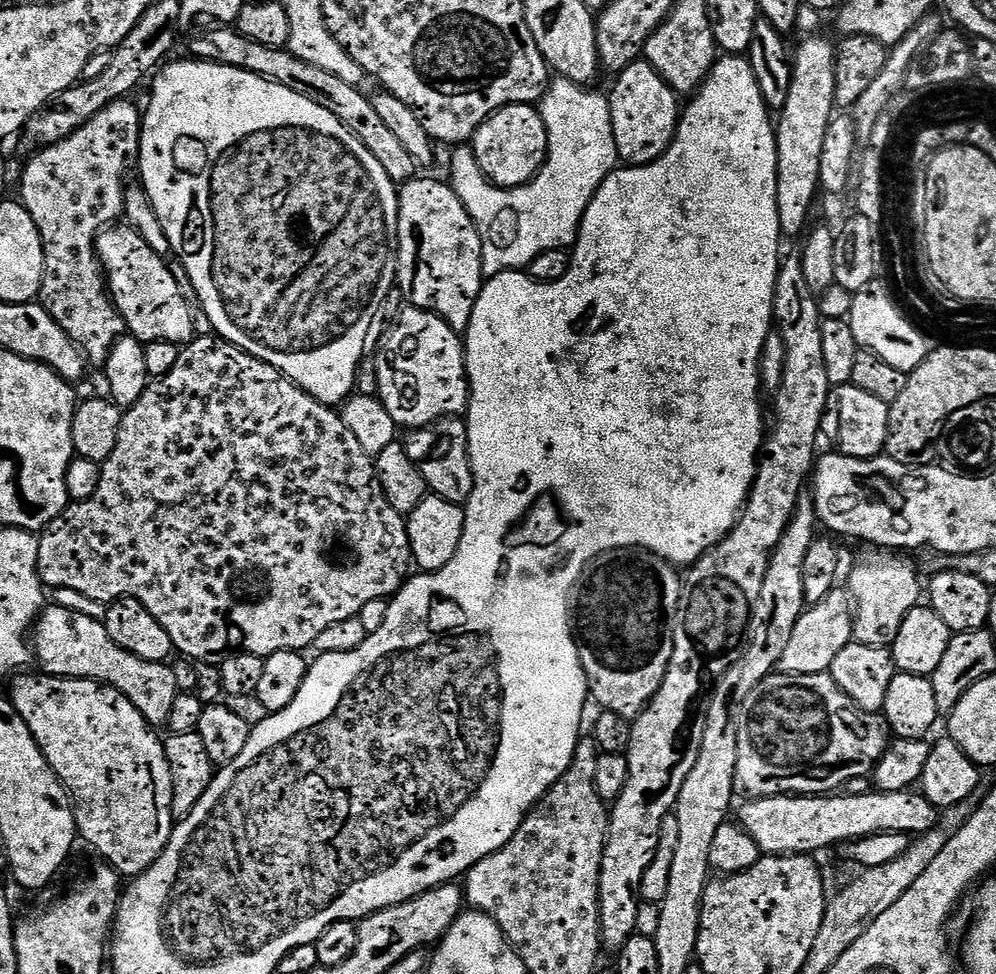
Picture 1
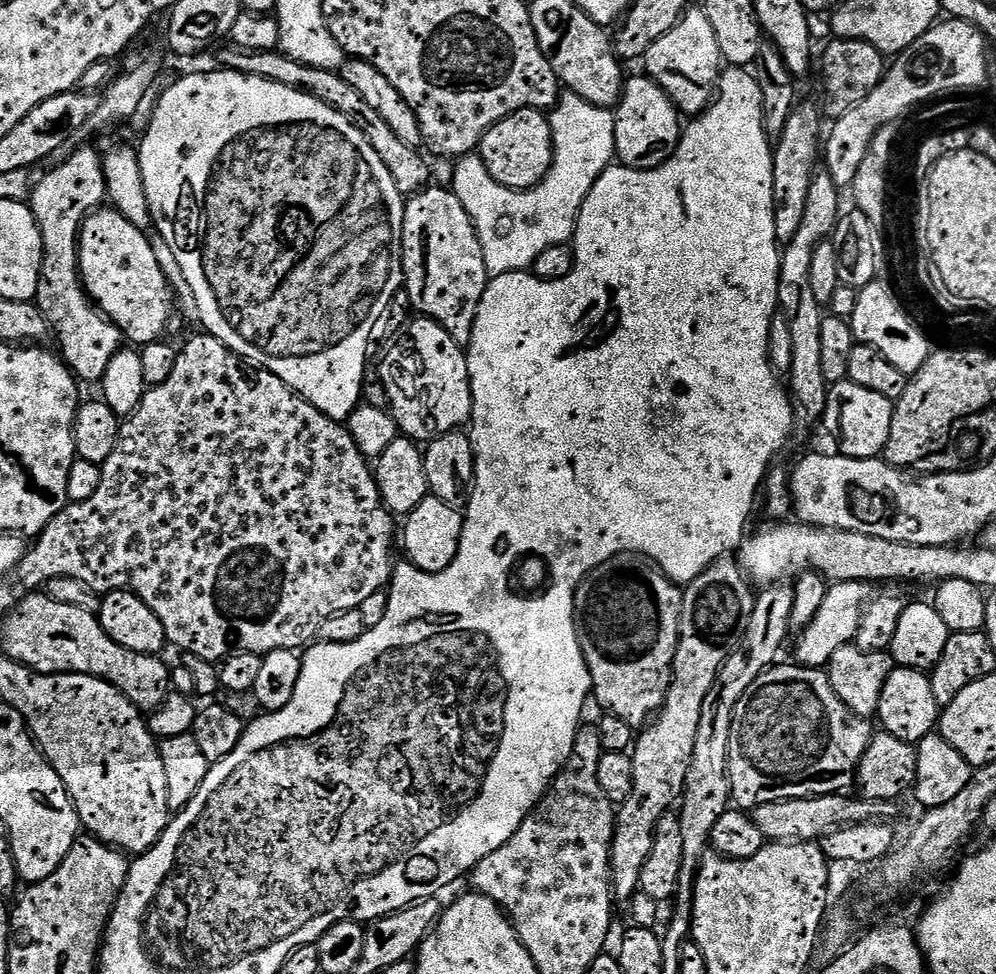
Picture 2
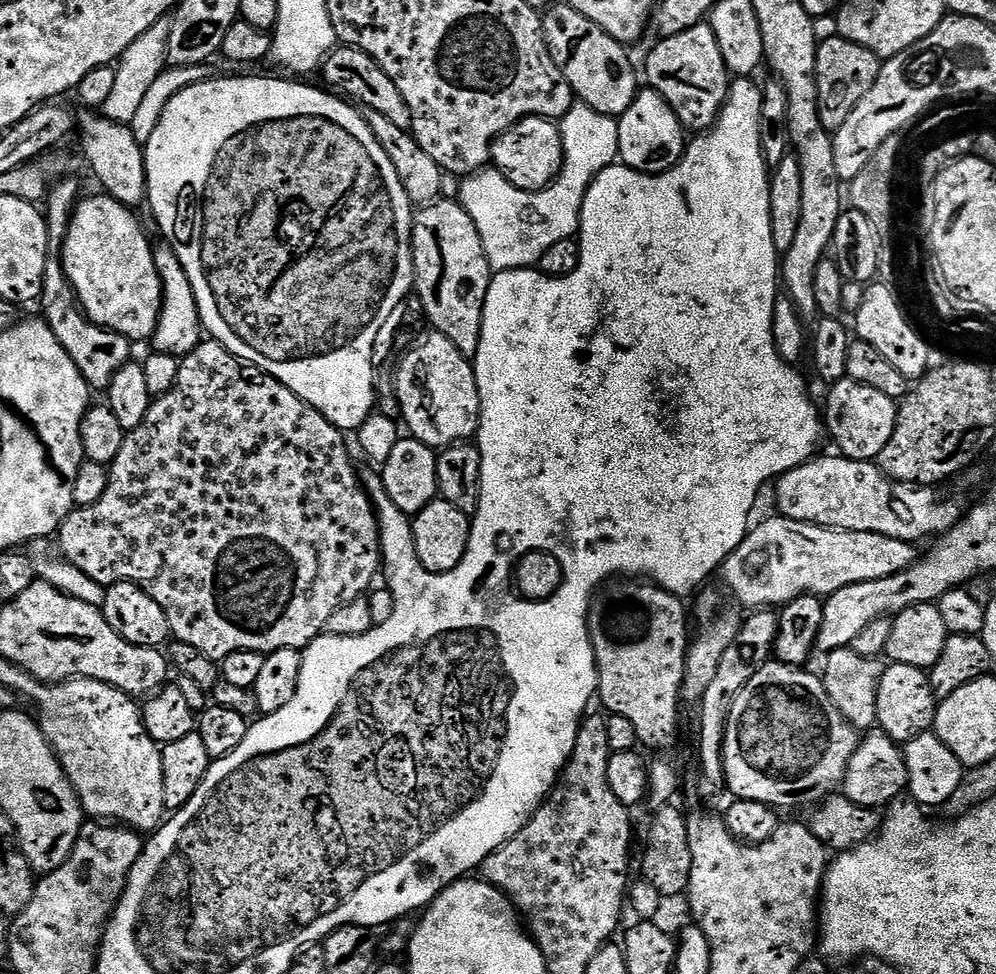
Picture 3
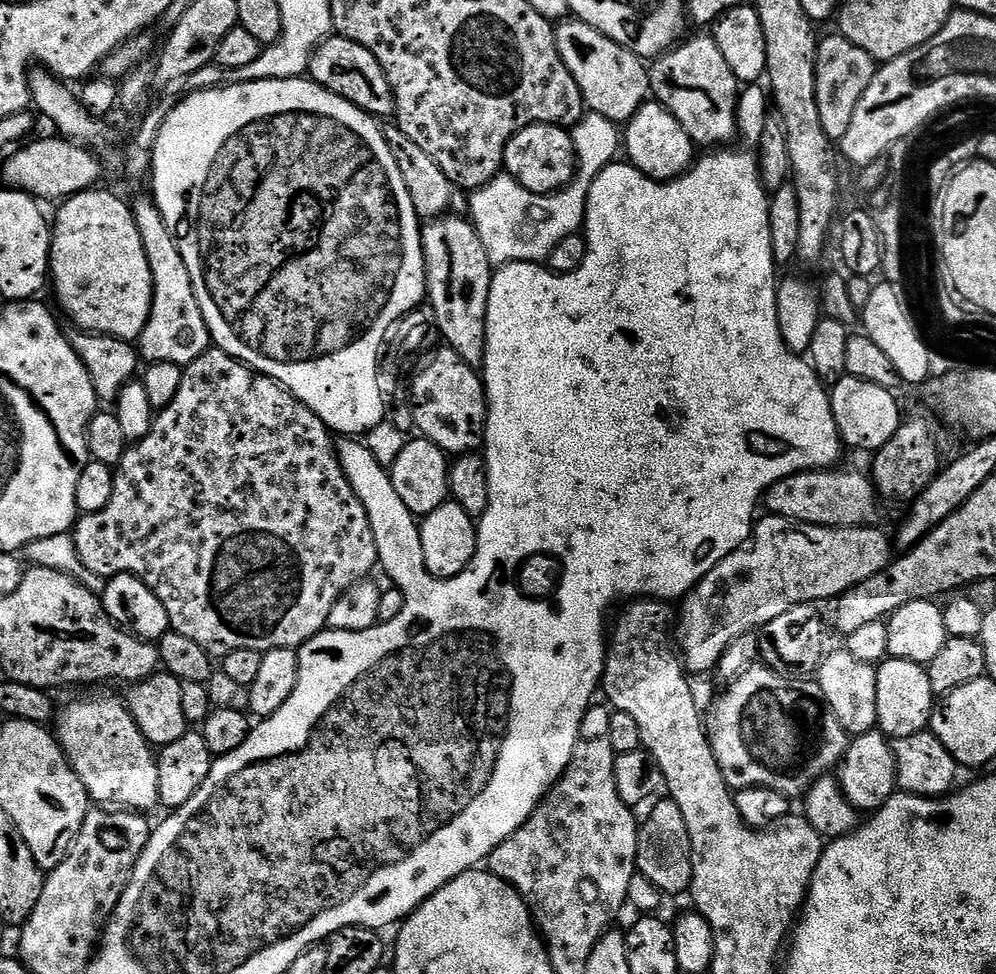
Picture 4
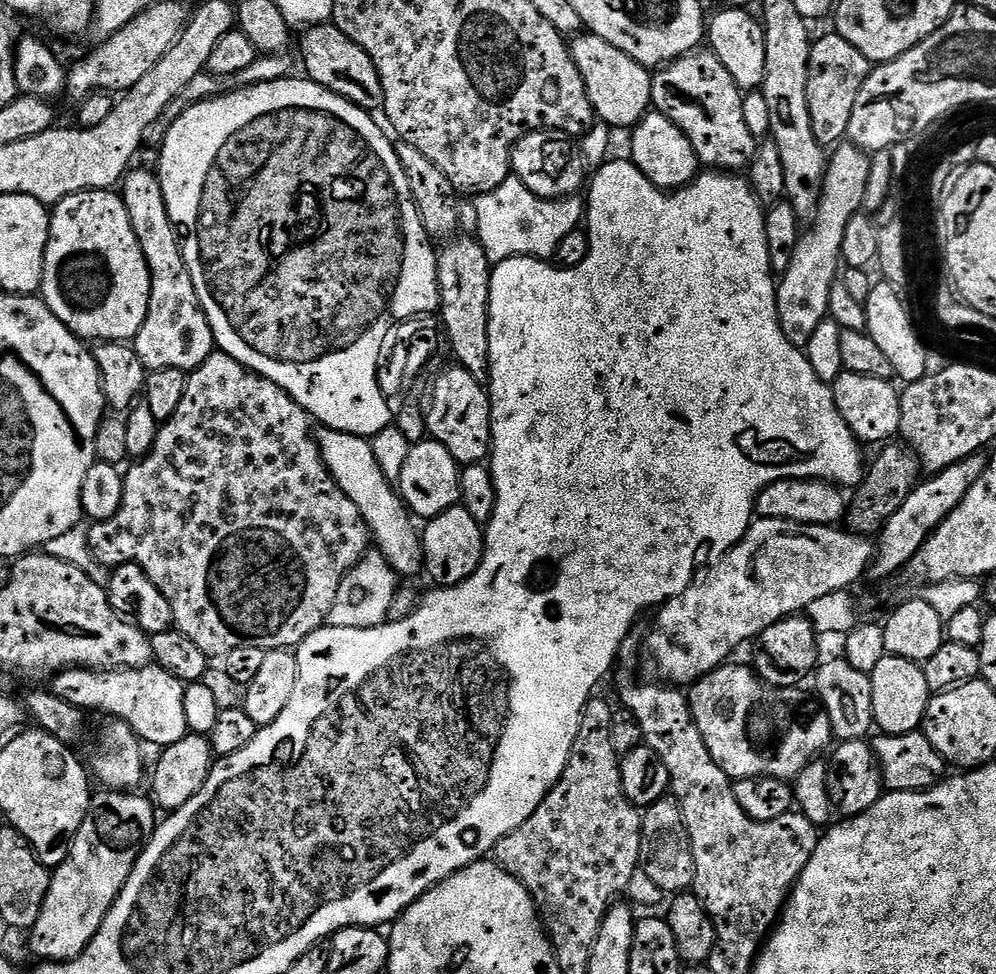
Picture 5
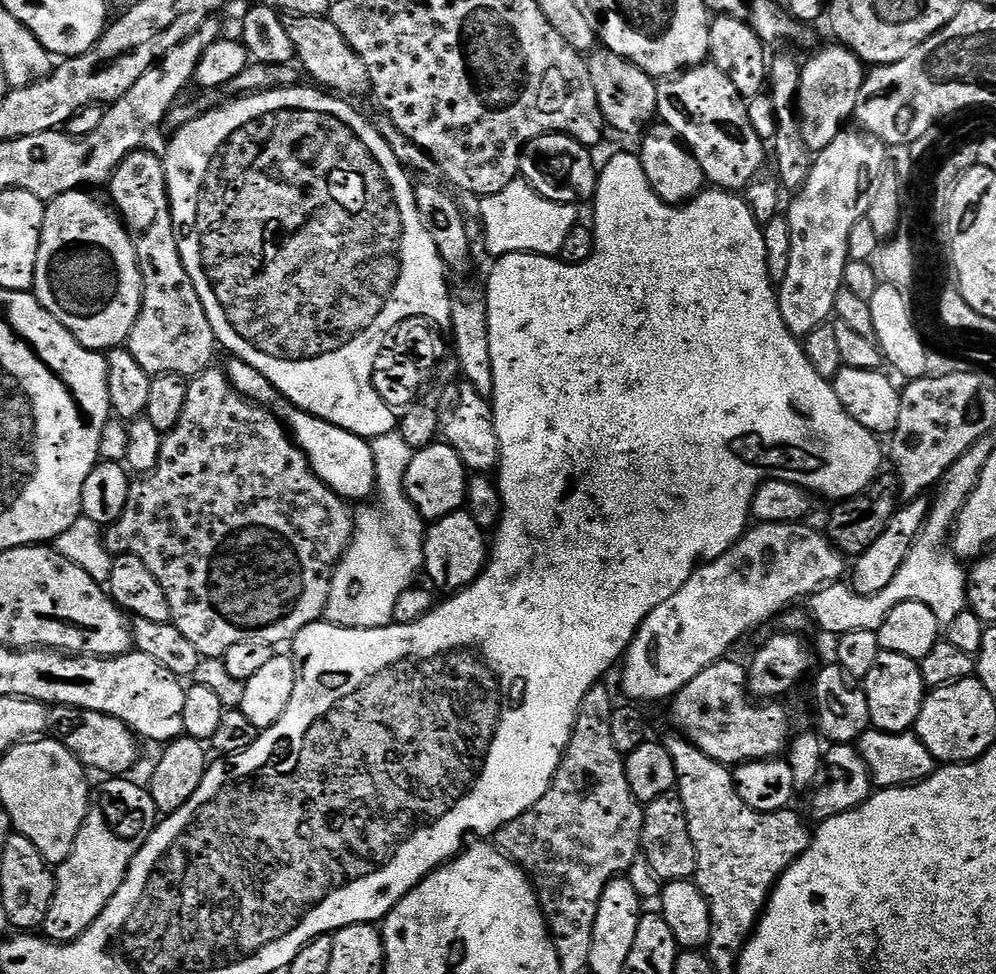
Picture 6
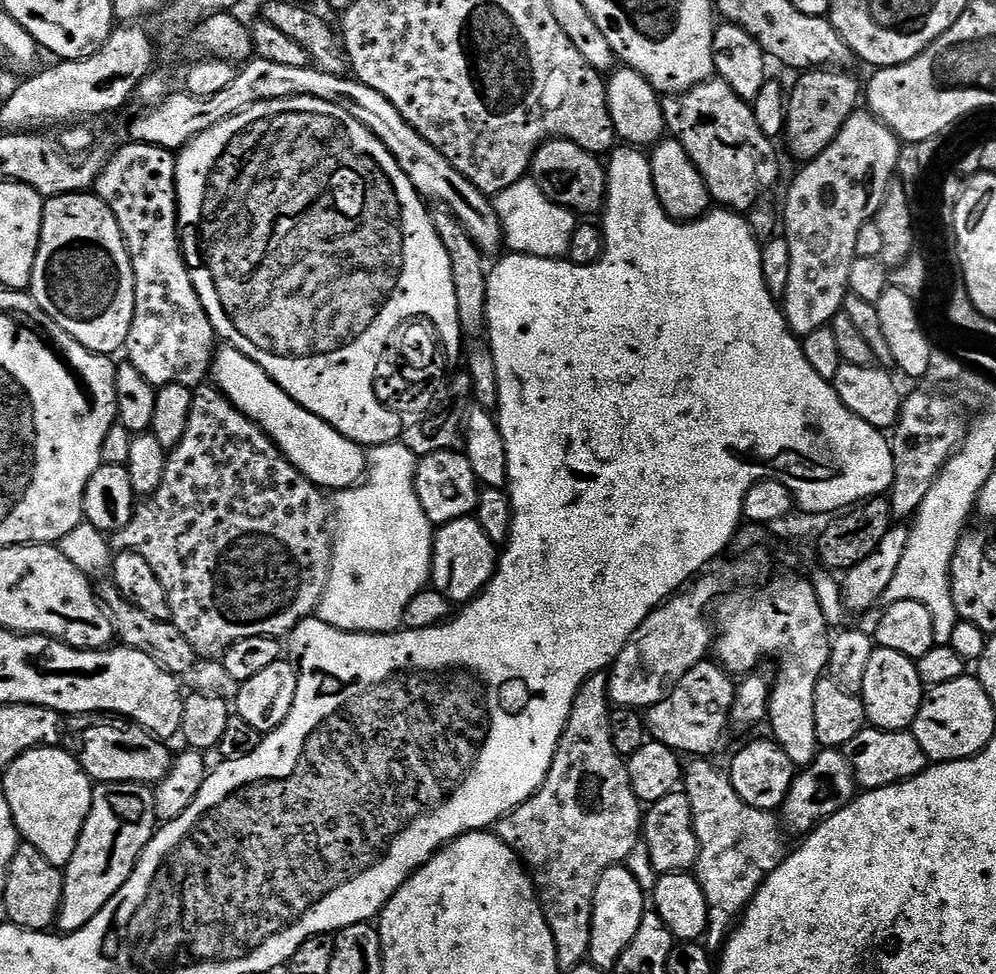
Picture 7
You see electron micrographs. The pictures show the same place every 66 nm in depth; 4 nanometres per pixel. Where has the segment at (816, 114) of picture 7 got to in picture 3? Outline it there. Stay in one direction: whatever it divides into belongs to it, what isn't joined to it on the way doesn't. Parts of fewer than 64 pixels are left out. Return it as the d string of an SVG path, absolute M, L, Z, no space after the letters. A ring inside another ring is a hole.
M831 34L816 45L816 85L818 86L818 118L822 118L822 126L830 133L837 132L850 118L854 106L866 98L870 86L880 73L881 57L875 56L866 46L858 46L858 42L850 42L839 34Z

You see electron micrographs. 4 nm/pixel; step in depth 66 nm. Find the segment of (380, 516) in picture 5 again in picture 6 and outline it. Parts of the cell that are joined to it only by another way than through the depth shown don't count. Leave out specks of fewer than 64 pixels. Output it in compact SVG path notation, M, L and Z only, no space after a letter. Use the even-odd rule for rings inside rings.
M296 410L293 413L292 417L287 417L287 427L290 429L296 445L306 454L314 474L318 474L318 478L322 478L322 482L326 482L345 501L364 500L368 495L371 497L376 491L376 463L374 462L371 443L365 437L350 434L350 430L342 430L330 422L319 420L317 416L312 416L309 412Z

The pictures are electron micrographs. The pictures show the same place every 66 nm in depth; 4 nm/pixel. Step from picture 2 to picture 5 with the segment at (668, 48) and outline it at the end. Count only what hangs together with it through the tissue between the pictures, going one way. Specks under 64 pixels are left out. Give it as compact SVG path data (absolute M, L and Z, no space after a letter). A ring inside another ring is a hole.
M697 50L663 65L652 78L652 108L670 118L690 138L701 165L736 174L756 155L758 139L744 113L745 93L710 50Z

